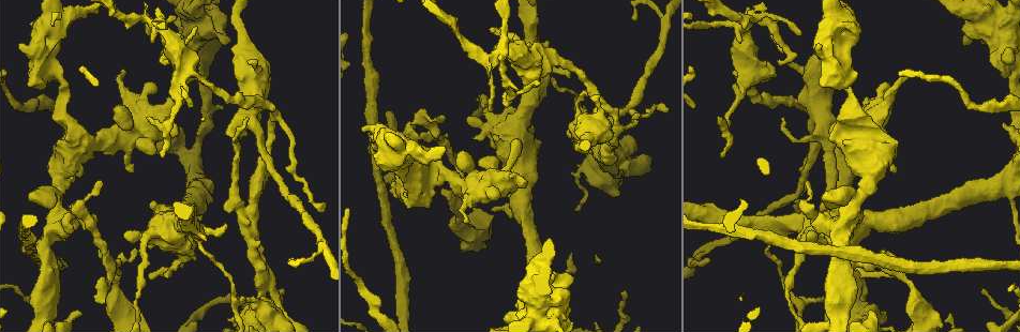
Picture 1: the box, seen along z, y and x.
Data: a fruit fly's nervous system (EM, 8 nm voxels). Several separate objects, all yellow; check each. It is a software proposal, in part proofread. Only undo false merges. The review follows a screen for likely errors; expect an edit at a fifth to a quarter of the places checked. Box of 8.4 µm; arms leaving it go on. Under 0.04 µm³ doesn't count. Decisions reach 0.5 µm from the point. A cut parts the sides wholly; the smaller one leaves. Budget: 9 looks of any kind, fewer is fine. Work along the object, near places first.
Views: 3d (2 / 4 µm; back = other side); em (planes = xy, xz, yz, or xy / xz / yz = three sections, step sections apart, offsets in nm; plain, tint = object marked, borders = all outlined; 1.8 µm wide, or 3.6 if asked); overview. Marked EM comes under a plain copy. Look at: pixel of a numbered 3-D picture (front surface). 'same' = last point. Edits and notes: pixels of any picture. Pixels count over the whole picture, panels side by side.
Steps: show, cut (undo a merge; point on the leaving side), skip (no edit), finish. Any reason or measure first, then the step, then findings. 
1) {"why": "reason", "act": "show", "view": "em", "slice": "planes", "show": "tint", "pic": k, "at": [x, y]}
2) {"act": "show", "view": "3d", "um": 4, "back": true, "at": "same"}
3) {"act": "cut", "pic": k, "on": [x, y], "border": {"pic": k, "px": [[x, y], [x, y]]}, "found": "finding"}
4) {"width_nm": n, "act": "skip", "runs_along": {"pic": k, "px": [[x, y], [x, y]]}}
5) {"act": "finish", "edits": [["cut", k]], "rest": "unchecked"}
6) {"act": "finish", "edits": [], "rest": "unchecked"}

{"why": "four-way junction", "act": "show", "view": "3d", "um": 4, "pic": 1, "at": [153, 28]}

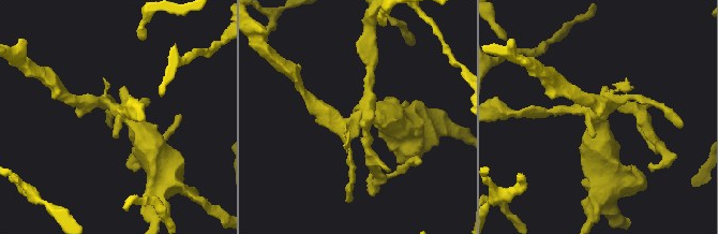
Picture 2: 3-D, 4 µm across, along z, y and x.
{"act": "show", "view": "em", "slice": "planes", "show": "tint", "pic": 2, "at": [603, 117]}

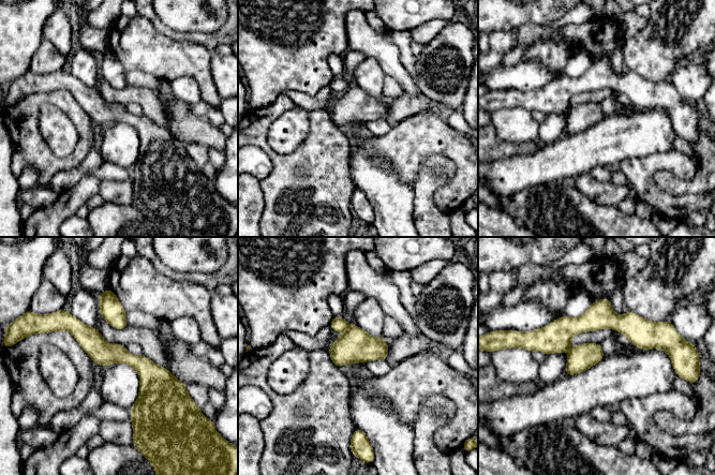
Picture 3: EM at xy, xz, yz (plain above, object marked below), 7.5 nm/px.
{"width_nm": 170, "act": "cut", "pic": 3, "on": [357, 345], "border": {"pic": 3, "px": [[352, 326], [346, 329]]}, "found": "a second neuron is stuck on"}

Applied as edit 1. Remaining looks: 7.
{"act": "show", "view": "overview"}

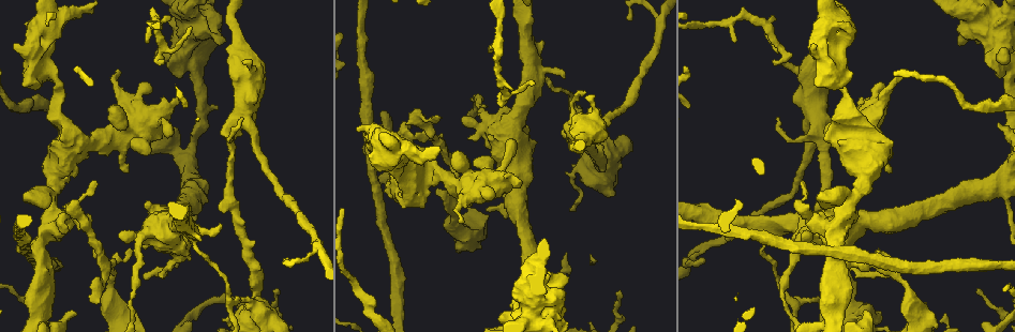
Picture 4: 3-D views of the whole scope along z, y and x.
{"why": "closes a loop", "act": "show", "view": "em", "slice": "xy", "step": 8, "show": "tint", "pic": 4, "at": [35, 31]}

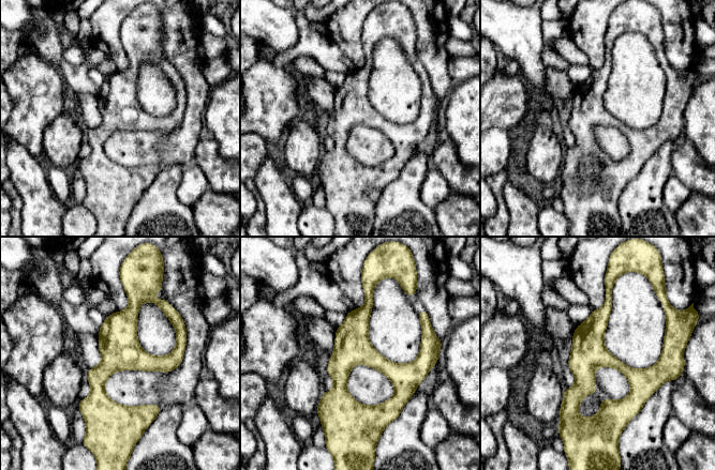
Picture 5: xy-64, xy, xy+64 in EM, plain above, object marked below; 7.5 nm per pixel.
{"act": "skip", "runs_along": {"pic": 5, "px": [[134, 294], [99, 375], [112, 420]]}, "found": "continuous, no second neuron"}

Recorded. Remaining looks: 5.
{"why": "looks like a crossing", "act": "show", "view": "em", "slice": "planes", "show": "tint", "pic": 4, "at": [838, 251]}

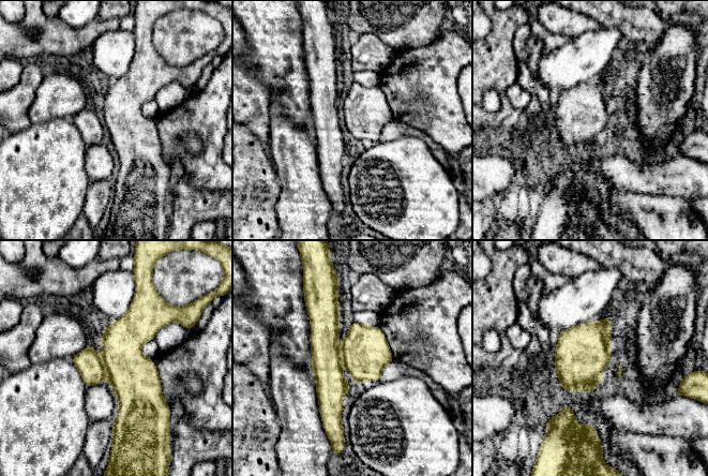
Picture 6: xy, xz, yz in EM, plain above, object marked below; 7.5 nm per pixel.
{"width_nm": 340, "act": "skip", "runs_along": {"pic": 6, "px": [[135, 300], [130, 412], [118, 425]]}, "found": "continuous, no second neuron"}

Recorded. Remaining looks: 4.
{"why": "three arms meet", "act": "show", "view": "em", "slice": "xz", "step": 4, "show": "tint", "pic": 4, "at": [574, 106]}

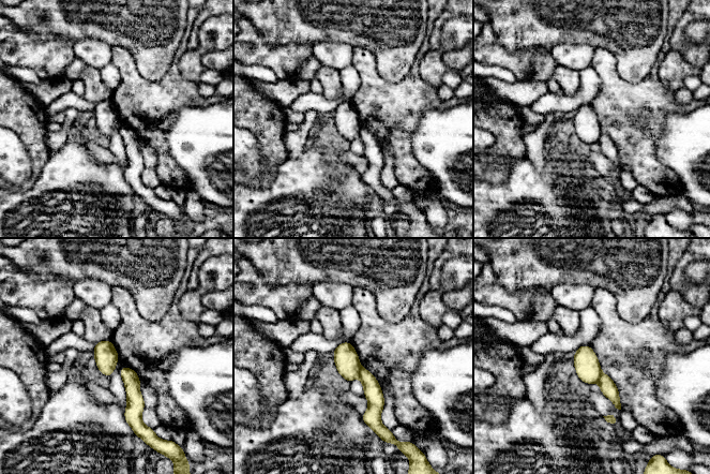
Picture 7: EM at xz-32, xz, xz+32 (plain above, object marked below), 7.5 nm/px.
{"act": "show", "view": "em", "slice": "xy", "step": 16, "show": "borders", "at": "same"}

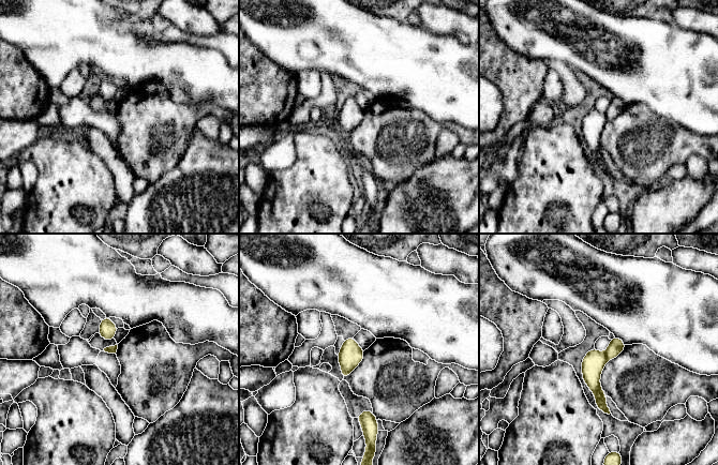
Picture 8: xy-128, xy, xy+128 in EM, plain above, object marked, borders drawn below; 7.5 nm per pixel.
{"act": "cut", "pic": 8, "on": [616, 345], "border": {"pic": 8, "px": [[603, 354], [607, 359]]}, "found": "a second neuron is stuck on"}

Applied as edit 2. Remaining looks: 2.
{"act": "finish", "edits": [["cut", 3], ["cut", 8]], "rest": "unchecked"}

